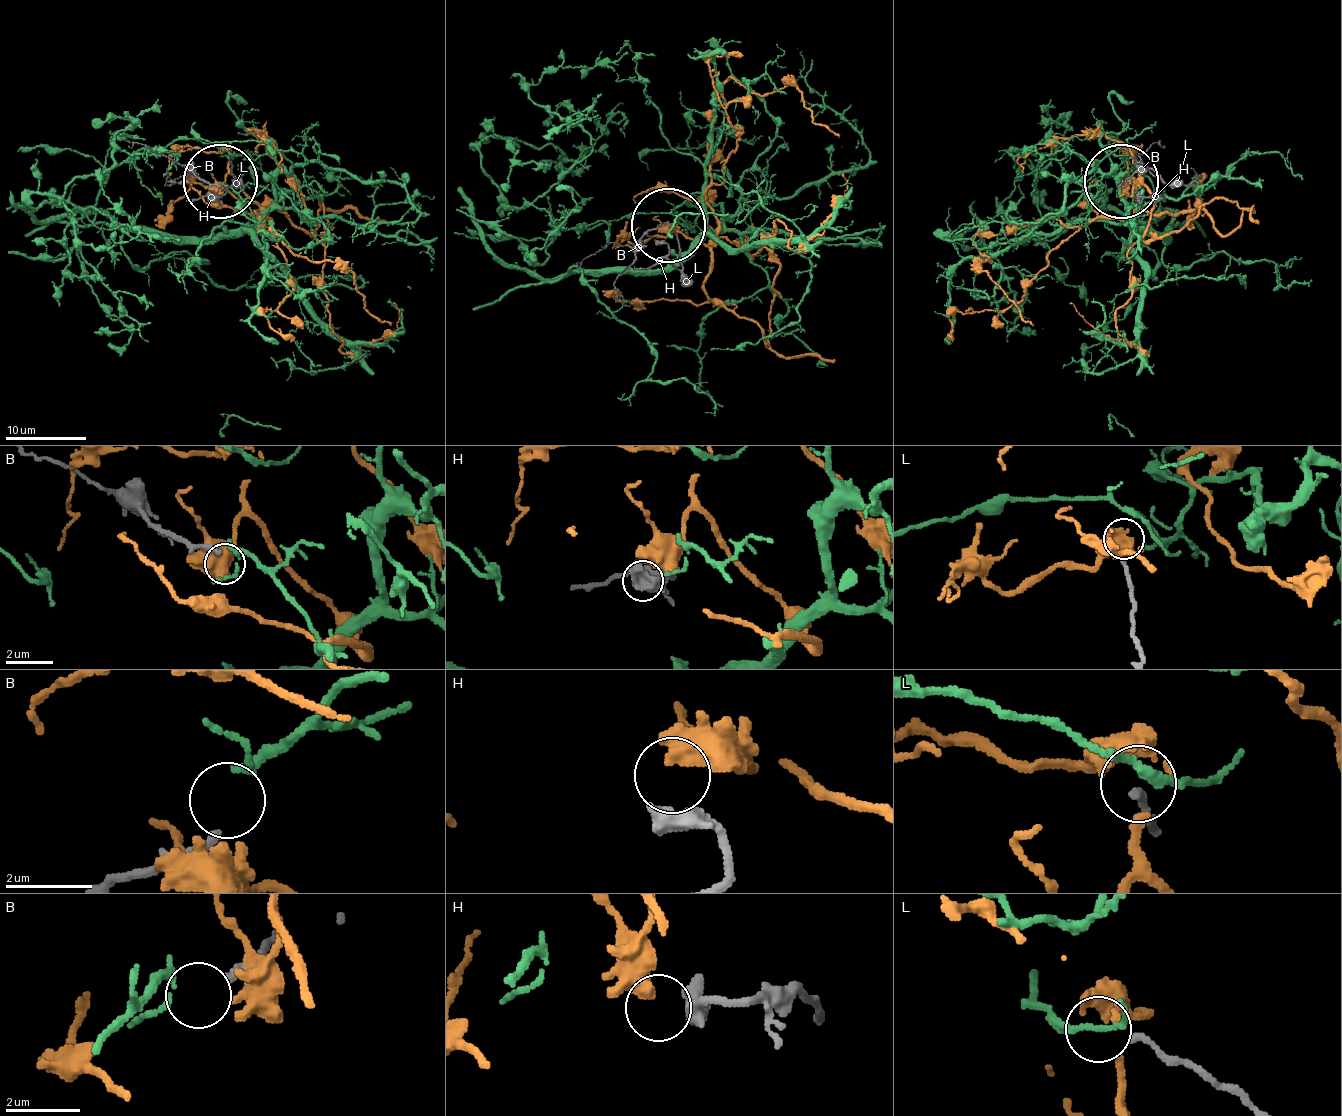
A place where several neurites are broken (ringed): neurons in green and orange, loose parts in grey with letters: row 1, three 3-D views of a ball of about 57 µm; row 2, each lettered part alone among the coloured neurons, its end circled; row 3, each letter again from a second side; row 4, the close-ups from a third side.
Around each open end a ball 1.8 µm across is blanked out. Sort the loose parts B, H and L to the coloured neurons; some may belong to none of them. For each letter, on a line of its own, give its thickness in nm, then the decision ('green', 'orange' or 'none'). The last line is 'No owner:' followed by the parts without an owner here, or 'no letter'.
B: 240 nm thick; green
H: 600 nm thick; none
L: 150 nm thick; none
No owner: H, L

